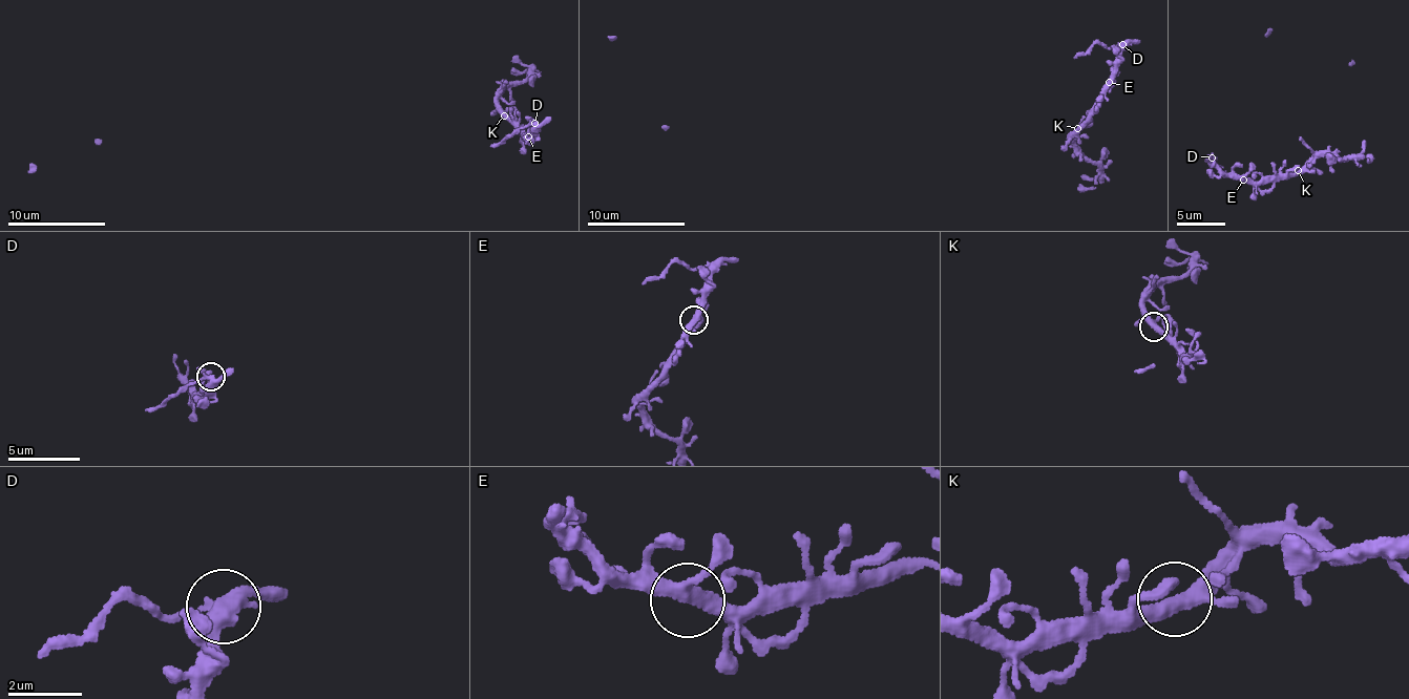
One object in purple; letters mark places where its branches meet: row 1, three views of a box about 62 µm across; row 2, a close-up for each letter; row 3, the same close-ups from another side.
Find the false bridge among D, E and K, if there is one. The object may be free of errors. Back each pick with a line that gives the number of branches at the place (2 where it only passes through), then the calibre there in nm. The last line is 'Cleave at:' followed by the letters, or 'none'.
D: Branches: 3. Thickness 320 nm
Cleave at: D

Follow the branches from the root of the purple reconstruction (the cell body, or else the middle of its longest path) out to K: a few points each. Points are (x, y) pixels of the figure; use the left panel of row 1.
K: (532, 129), (533, 134), (525, 134), (524, 129), (504, 115)

